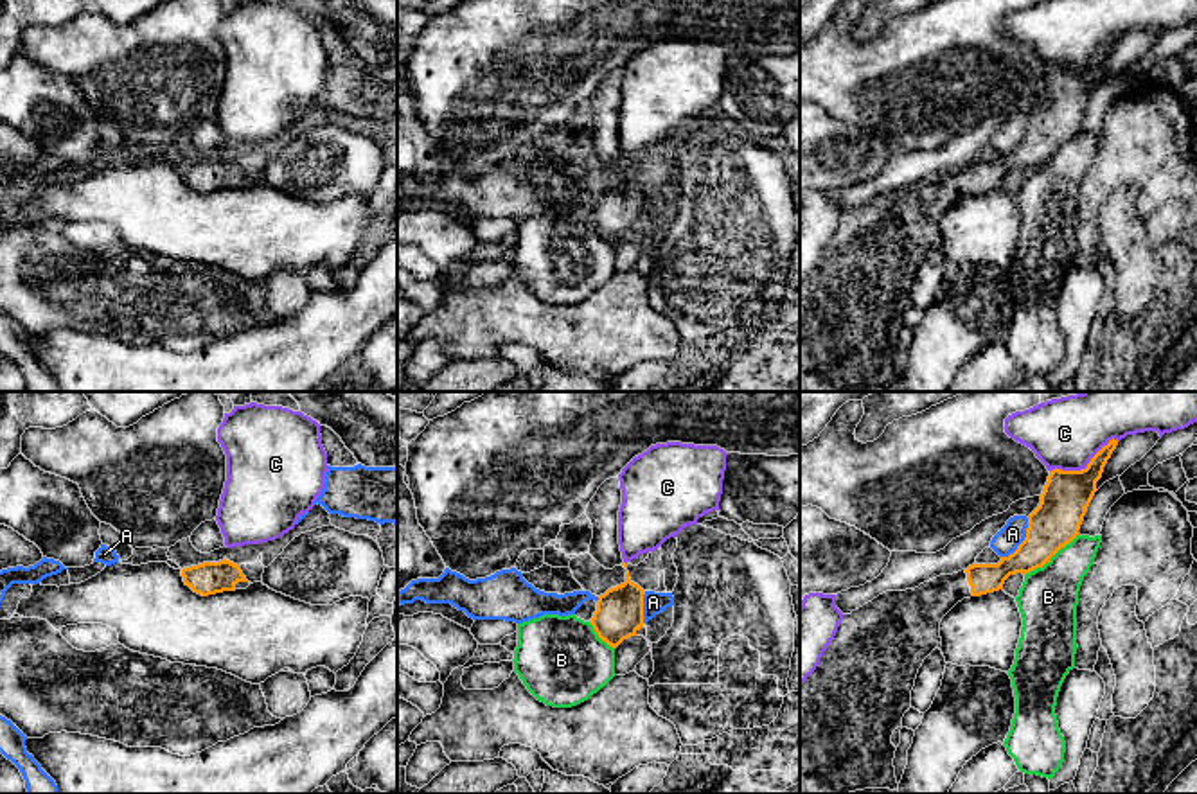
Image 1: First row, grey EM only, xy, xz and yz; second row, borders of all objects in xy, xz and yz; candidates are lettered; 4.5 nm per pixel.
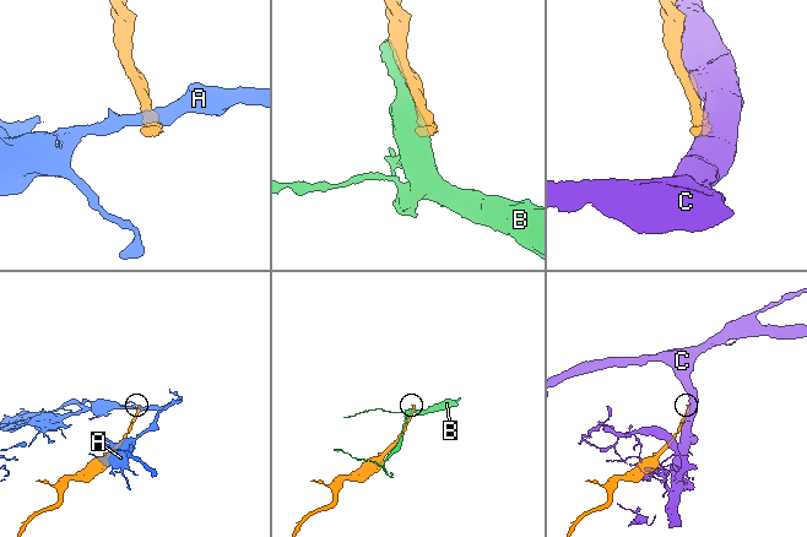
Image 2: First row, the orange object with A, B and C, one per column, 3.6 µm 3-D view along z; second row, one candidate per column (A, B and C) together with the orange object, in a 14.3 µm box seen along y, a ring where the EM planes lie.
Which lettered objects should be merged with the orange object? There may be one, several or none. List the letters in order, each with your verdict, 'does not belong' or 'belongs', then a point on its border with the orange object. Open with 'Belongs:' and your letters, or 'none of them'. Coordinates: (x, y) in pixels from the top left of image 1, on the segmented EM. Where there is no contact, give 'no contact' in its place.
Belongs: none of them
A: does not belong; contact yz (1023, 541)
B: does not belong; contact yz (1052, 555)
C: does not belong; contact yz (1086, 467)

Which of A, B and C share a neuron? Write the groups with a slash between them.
A / B / C

